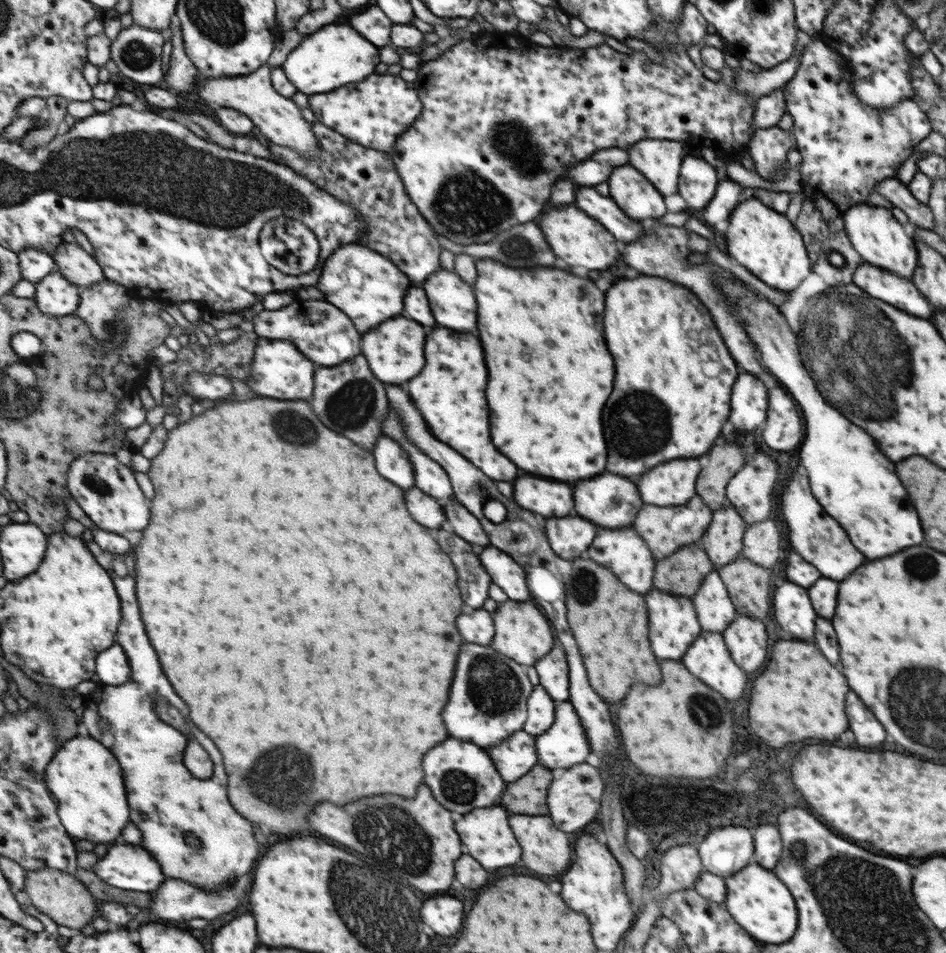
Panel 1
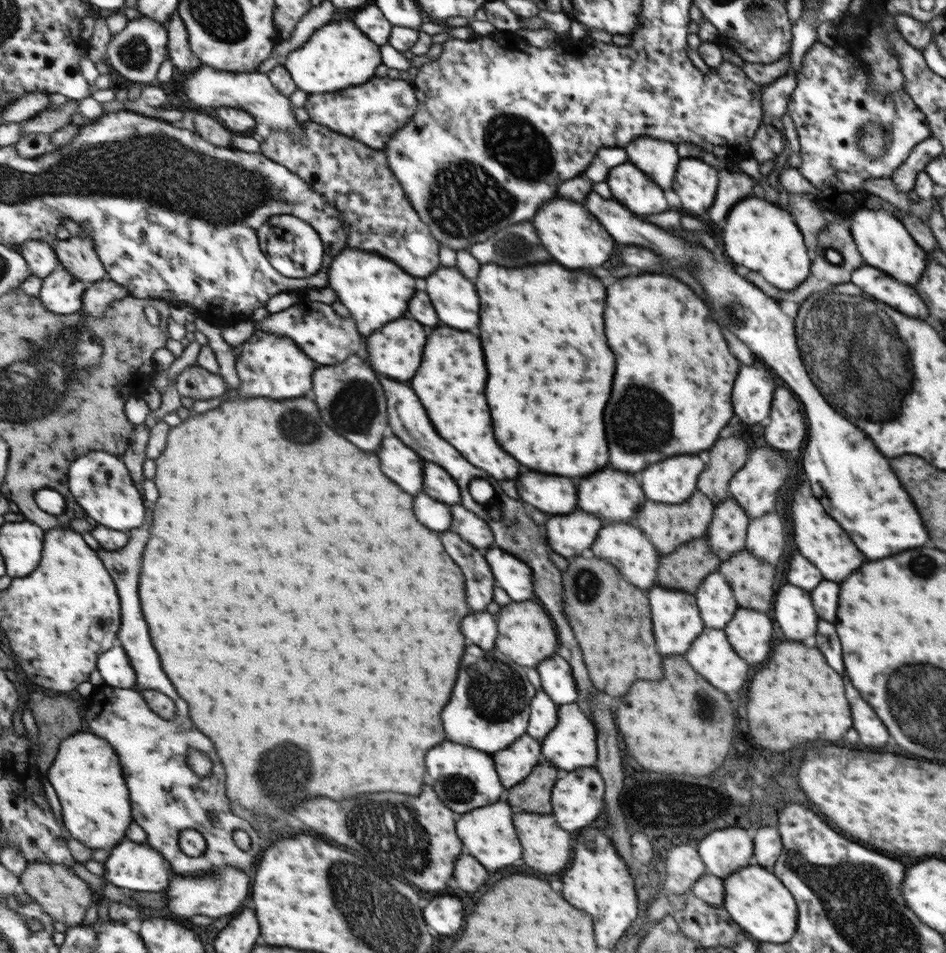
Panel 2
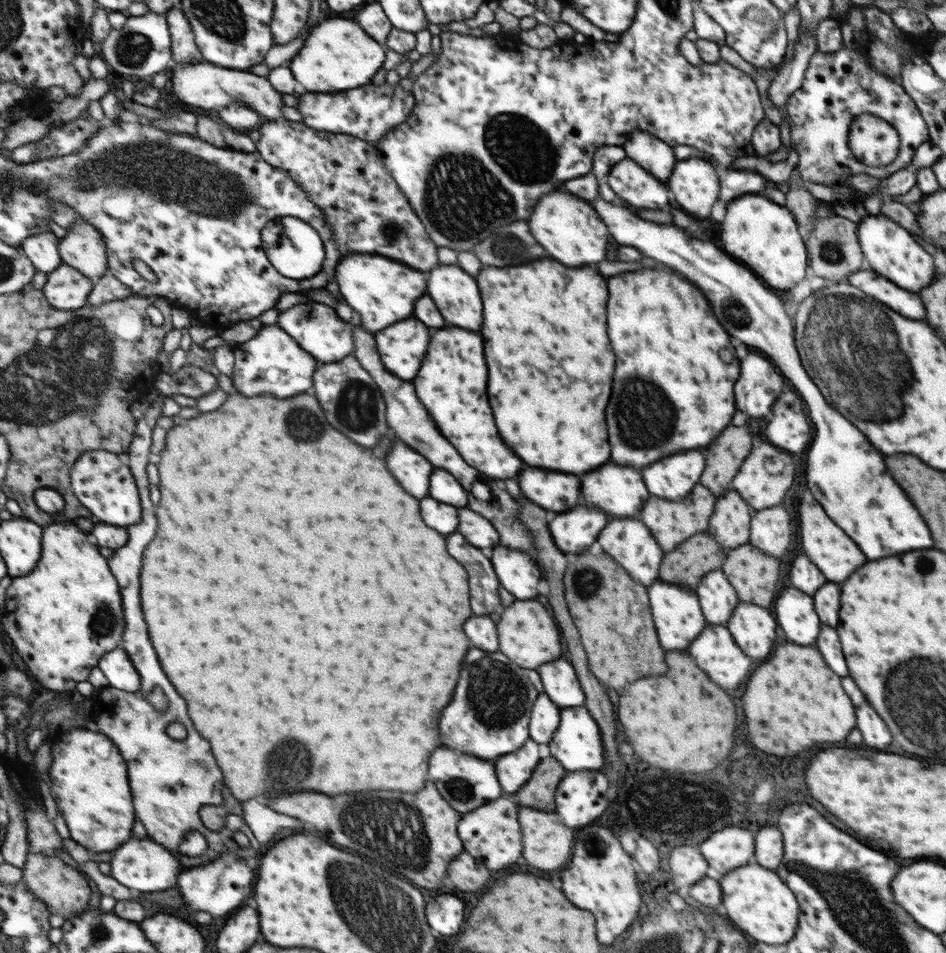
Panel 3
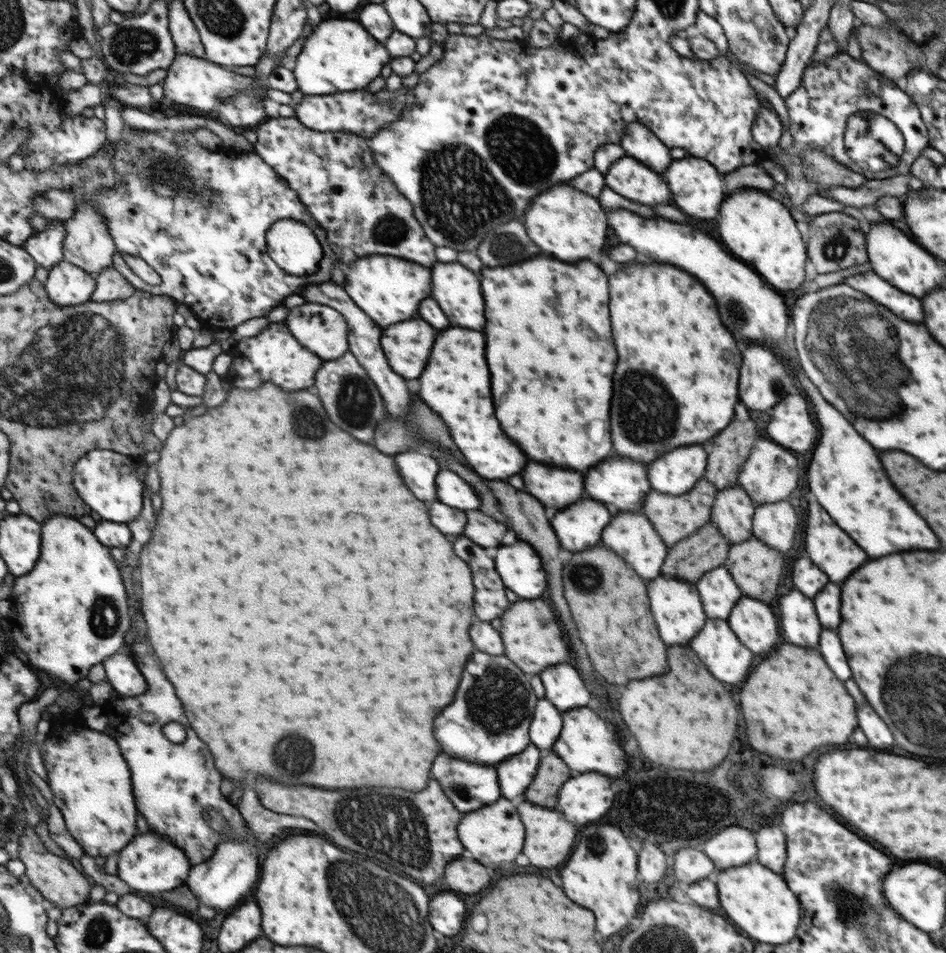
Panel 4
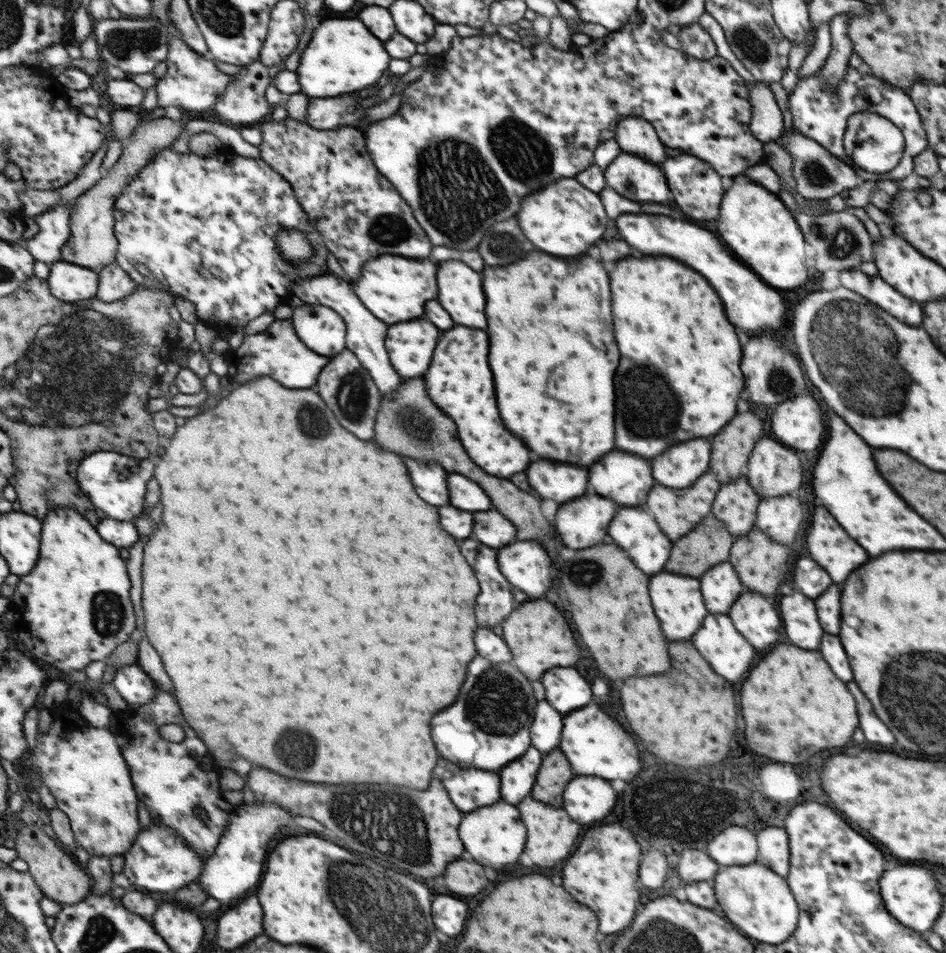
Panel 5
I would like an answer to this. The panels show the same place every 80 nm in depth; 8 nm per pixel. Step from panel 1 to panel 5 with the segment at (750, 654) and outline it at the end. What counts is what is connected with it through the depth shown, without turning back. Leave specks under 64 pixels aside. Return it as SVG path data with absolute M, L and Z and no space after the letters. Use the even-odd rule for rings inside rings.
M743 590L727 615L735 630L755 650L771 648L779 638L779 614L773 604L758 592Z

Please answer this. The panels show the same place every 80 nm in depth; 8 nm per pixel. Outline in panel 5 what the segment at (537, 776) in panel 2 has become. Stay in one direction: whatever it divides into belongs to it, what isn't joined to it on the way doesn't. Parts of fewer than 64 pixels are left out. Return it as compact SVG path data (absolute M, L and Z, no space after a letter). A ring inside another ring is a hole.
M555 747L545 755L546 758L539 768L539 780L535 780L535 792L531 792L531 796L535 800L543 800L543 804L561 806L561 794L571 780L573 769L559 747Z

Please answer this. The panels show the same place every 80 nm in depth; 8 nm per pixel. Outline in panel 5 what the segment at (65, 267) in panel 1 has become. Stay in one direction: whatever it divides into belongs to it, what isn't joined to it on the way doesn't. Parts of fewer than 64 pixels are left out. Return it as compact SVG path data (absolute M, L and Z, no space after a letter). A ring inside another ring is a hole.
M167 117L151 119L138 126L130 135L119 160L104 173L102 179L75 199L74 213L71 217L71 236L62 248L62 260L84 267L101 270L104 266L116 261L118 238L114 226L116 223L115 201L126 184L129 184L154 158L160 150L171 148L184 132L185 126L179 120Z

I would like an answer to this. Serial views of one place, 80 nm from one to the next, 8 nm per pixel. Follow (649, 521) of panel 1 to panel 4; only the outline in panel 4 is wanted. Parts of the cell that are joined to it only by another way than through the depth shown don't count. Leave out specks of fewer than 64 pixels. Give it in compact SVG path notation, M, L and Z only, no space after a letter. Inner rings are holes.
M703 479L698 480L689 491L682 495L670 495L651 490L642 504L641 512L651 520L651 524L667 547L672 547L679 540L693 535L699 527L709 522L715 498L717 498L715 485L711 484L711 481Z

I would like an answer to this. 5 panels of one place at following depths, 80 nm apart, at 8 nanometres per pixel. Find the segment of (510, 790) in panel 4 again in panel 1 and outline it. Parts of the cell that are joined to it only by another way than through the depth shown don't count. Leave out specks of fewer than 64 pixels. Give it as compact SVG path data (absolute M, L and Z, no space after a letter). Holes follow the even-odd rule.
M521 730L487 750L503 781L515 782L533 764L537 764L535 741L536 738L532 737L530 733Z

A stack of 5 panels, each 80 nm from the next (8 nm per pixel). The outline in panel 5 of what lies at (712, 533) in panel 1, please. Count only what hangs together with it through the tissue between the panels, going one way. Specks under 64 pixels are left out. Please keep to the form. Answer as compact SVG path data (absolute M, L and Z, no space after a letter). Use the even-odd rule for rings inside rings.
M743 475L718 488L710 514L723 523L733 538L749 533L756 522L755 508L759 498Z

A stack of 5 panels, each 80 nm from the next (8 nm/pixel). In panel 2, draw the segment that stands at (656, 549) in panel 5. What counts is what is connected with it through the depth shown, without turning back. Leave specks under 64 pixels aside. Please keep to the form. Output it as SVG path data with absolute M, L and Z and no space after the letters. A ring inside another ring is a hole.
M607 524L603 530L598 532L598 538L595 539L594 546L590 548L595 557L609 561L631 584L639 584L639 588L649 588L655 586L658 582L658 576L655 576L657 568L657 552L654 545L640 528L635 528L631 524Z

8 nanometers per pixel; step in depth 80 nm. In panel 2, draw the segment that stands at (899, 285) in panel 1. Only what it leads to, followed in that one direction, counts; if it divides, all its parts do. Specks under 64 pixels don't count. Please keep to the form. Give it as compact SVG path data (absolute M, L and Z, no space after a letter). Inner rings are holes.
M863 264L851 272L849 281L871 298L891 304L891 308L903 312L905 316L915 316L921 320L927 316L927 308L923 300L919 300L919 294L915 294L914 286L901 284L878 268Z

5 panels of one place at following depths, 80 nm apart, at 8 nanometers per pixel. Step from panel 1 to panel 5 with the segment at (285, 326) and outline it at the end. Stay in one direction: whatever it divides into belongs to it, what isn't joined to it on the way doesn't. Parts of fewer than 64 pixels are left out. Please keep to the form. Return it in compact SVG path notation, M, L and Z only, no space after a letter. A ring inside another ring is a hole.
M305 303L293 309L295 332L311 350L333 358L347 350L346 320L325 305Z

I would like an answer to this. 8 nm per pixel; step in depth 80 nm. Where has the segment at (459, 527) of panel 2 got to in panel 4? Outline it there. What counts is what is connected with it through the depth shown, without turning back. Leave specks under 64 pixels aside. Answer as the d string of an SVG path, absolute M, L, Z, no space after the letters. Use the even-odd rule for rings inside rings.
M477 509L467 510L464 513L466 523L463 536L475 544L495 550L496 547L508 541L506 526L503 523L494 521L490 516Z

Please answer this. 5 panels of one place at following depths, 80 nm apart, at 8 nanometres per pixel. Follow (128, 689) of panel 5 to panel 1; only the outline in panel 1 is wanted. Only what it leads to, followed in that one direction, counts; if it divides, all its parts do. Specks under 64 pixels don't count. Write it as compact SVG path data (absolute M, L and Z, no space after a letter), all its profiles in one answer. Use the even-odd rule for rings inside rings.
M115 644L107 652L103 652L98 660L99 664L96 664L96 674L99 682L113 686L129 682L132 675L131 665L125 650L119 644Z

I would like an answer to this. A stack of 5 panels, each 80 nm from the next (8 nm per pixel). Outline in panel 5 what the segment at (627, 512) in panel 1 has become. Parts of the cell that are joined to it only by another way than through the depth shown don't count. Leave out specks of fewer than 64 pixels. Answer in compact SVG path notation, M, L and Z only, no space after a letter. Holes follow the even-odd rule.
M615 450L615 452L611 452L611 456L603 456L603 460L599 460L599 464L591 464L589 468L591 468L591 486L593 486L595 494L610 498L621 506L642 507L650 488L655 485L651 478L653 472L649 468L649 462L639 456L627 454L627 452Z

